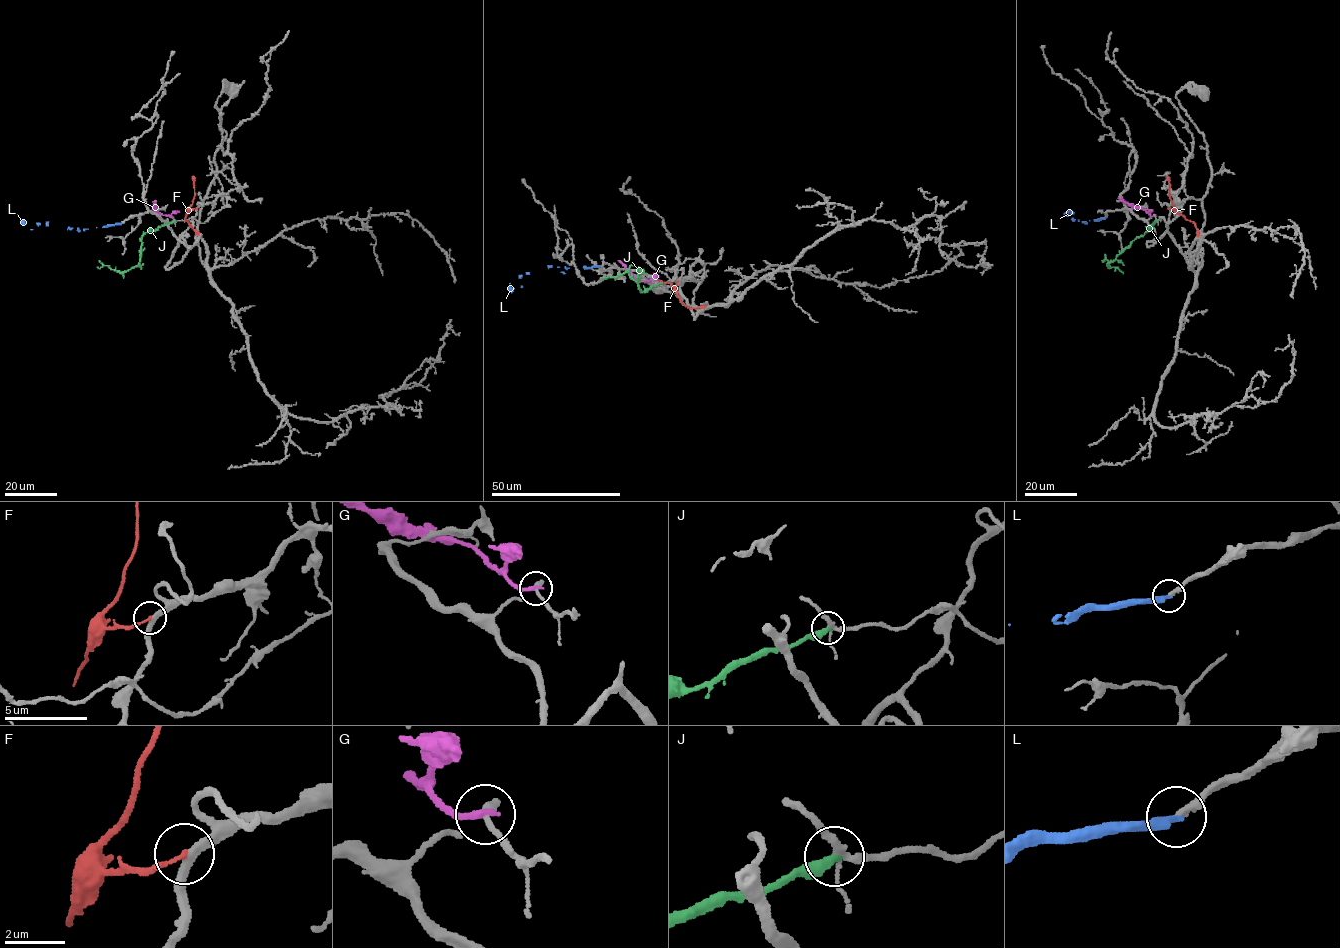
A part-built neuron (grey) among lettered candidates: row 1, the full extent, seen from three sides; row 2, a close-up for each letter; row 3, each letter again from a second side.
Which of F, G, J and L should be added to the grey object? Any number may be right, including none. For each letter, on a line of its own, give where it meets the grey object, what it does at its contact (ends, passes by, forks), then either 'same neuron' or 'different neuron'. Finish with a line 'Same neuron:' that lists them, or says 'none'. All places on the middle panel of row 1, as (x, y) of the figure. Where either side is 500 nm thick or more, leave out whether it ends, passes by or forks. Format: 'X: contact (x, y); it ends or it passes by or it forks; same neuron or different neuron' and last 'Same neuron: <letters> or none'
F: contact (677, 281); it ends; different neuron
G: contact (657, 282); it ends; different neuron
J: contact (662, 283); it ends; different neuron
L: contact (600, 266); it ends; same neuron
Same neuron: L

